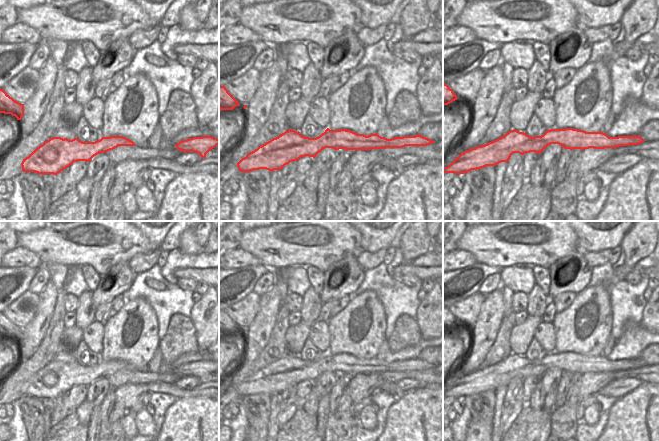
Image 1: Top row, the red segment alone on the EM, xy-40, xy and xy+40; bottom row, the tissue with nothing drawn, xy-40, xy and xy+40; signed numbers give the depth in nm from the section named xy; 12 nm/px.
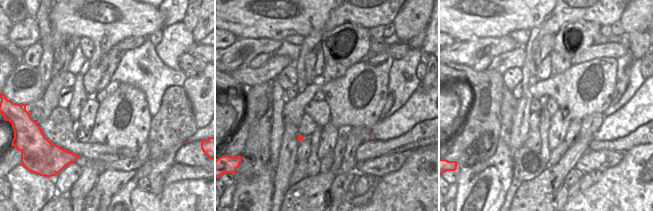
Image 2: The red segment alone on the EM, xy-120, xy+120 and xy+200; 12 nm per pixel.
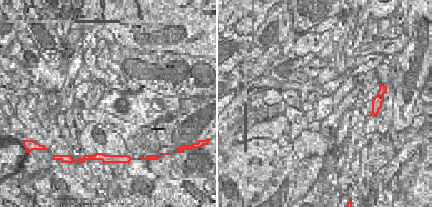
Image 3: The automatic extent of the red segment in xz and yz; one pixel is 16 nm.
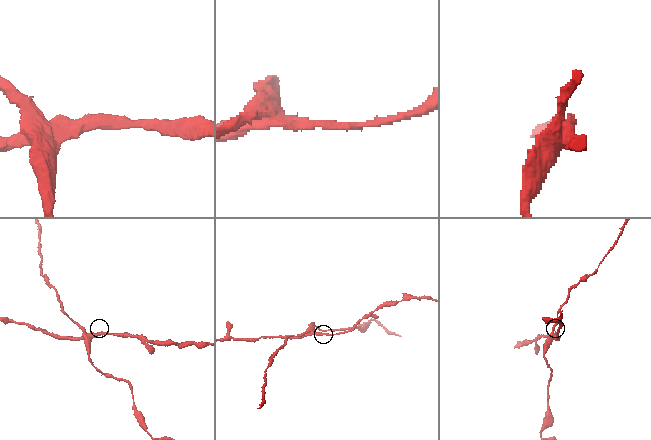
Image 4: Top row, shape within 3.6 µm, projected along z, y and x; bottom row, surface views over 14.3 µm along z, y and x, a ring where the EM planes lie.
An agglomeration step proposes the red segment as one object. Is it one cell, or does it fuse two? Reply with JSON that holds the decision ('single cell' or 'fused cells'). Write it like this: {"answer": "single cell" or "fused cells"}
{"answer": "fused cells"}

